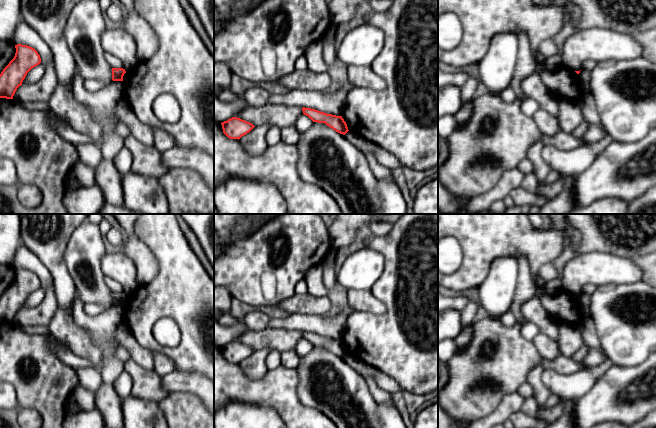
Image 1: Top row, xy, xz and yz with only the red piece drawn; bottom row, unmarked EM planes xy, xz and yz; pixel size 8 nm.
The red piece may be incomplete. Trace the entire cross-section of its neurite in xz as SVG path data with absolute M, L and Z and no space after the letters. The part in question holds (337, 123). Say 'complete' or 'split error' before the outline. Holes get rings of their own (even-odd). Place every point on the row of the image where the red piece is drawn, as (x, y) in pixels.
complete | M302 108L303 114L308 116L313 122L325 123L336 132L345 135L349 130L342 116L327 114L311 108Z

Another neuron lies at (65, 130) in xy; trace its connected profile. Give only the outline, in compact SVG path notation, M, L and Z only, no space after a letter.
M68 122L64 124L57 123L55 128L58 130L60 136L63 139L73 144L74 146L78 144L92 143L92 140L88 136L74 130Z

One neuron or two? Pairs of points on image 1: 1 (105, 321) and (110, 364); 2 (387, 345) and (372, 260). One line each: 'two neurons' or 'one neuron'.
1: one neuron
2: two neurons

